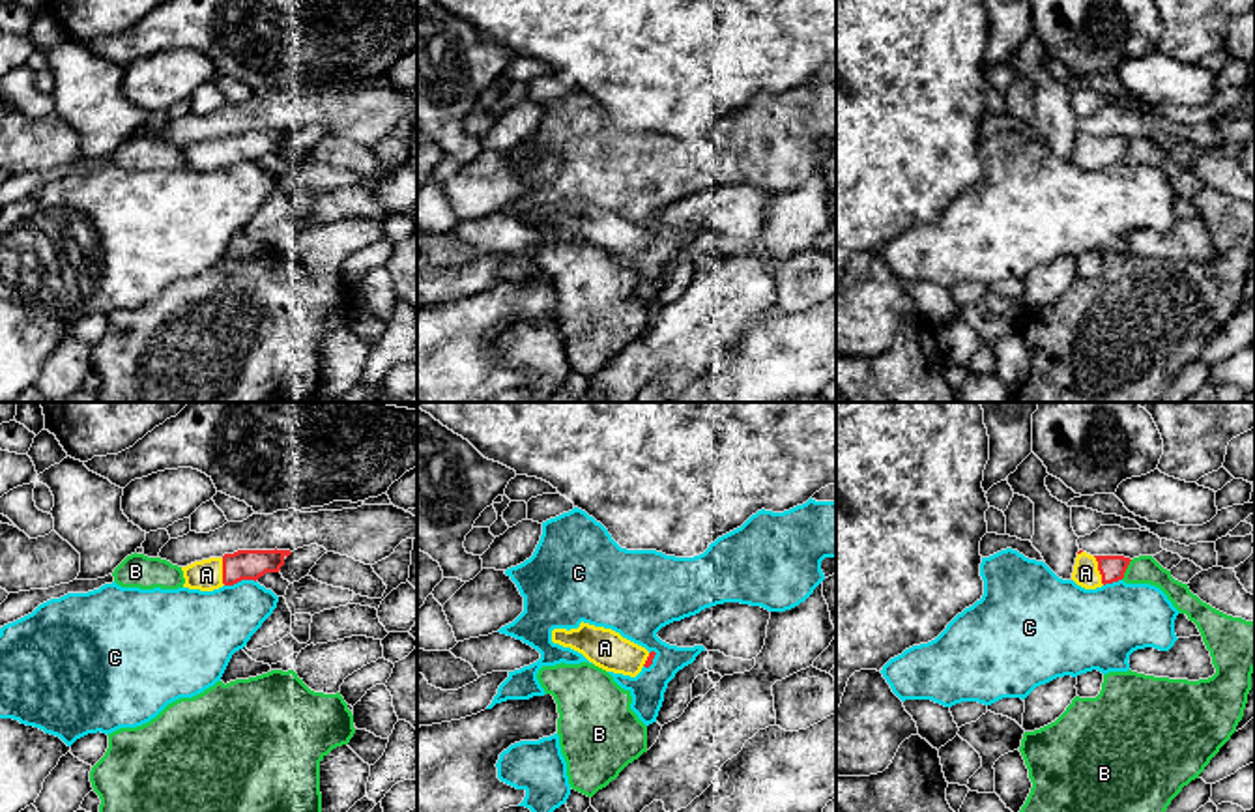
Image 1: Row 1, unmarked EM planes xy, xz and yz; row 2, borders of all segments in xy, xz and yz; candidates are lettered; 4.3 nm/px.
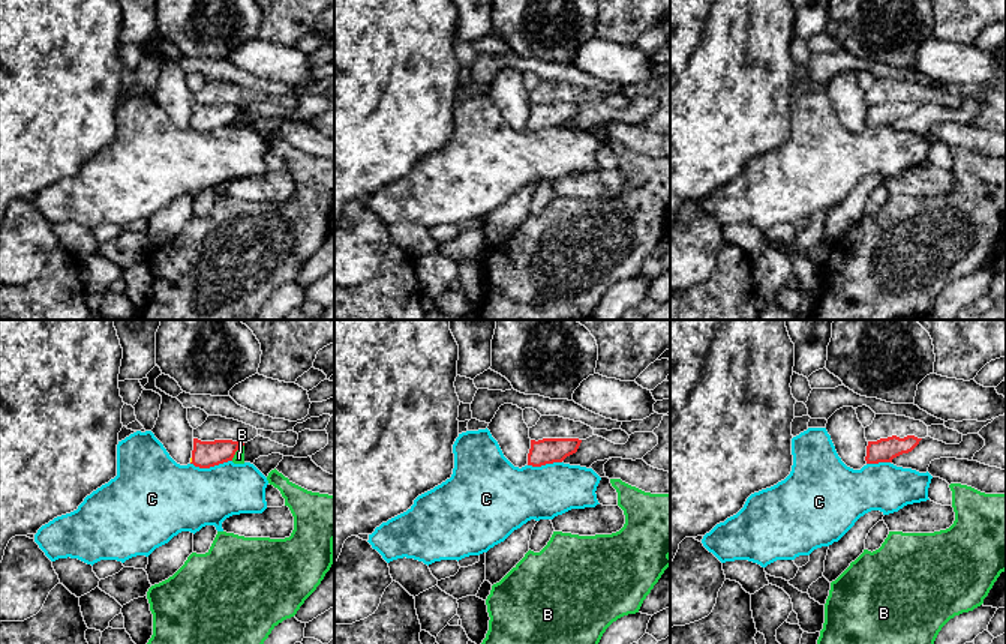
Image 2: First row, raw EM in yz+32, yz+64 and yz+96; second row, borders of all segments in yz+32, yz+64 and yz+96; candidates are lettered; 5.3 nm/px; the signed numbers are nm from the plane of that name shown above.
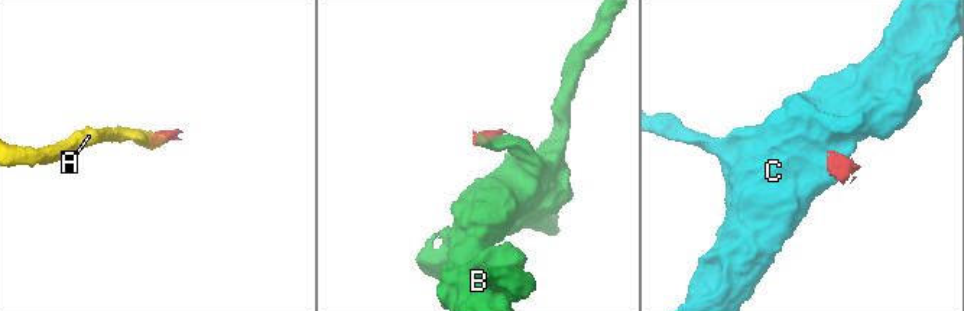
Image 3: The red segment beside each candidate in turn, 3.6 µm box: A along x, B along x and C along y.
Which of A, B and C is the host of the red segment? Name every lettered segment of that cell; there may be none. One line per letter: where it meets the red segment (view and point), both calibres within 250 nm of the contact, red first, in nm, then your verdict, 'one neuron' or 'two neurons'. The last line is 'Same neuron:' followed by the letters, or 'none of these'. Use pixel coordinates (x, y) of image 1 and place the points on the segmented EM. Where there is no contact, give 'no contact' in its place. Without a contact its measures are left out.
A: yz (1098, 569) | 110/110 nm | one neuron
B: yz (1126, 567) | 110/120 nm | two neurons
C: xy (240, 580) | 130/320 nm | two neurons
Same neuron: A

